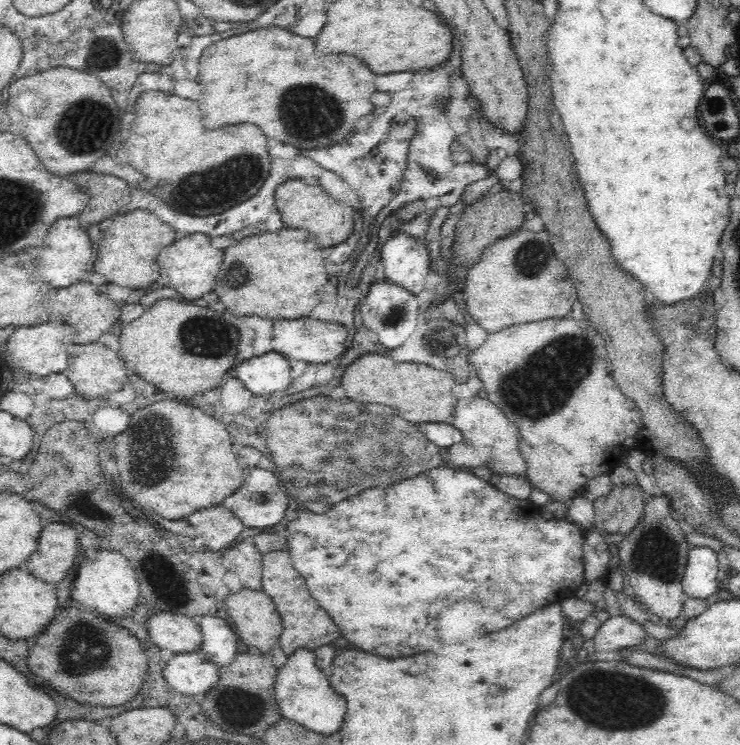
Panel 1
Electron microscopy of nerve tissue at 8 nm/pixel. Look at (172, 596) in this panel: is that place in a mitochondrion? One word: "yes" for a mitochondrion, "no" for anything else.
no

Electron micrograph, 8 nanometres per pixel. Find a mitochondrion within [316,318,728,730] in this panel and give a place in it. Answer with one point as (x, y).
(542, 385)

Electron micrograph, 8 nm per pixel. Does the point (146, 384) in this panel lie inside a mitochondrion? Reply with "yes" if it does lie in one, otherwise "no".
no

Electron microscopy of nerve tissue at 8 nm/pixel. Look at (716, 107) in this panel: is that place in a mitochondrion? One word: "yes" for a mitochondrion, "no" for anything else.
yes

